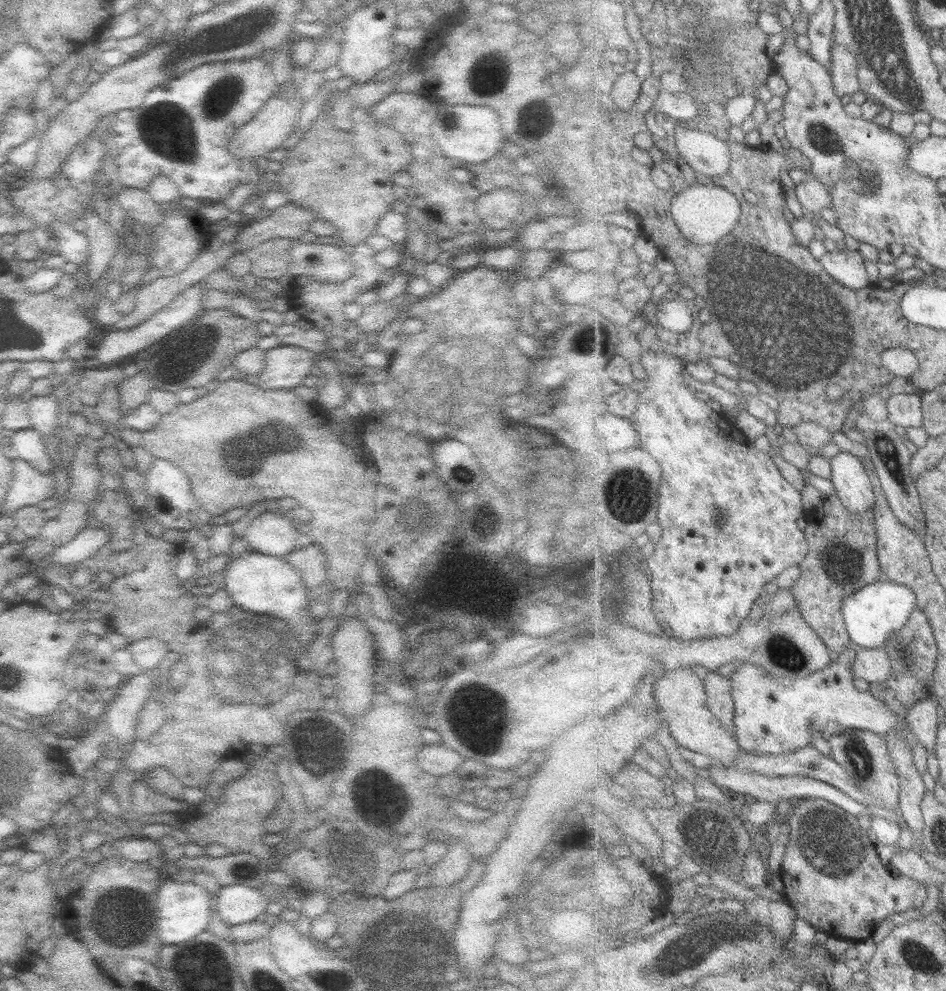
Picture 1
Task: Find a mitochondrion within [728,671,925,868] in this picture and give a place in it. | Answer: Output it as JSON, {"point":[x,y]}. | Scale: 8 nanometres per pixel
{"point":[859,759]}

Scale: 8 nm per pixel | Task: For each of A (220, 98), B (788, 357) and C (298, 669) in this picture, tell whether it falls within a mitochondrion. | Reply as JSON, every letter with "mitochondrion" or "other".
{"A":"mitochondrion","B":"mitochondrion","C":"other"}

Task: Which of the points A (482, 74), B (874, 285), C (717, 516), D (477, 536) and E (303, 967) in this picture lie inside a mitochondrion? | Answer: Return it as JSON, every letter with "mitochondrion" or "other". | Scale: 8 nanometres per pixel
{"A":"mitochondrion","B":"other","C":"mitochondrion","D":"mitochondrion","E":"other"}

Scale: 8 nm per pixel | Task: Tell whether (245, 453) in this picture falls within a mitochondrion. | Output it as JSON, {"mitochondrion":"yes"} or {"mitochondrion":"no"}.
{"mitochondrion":"yes"}

